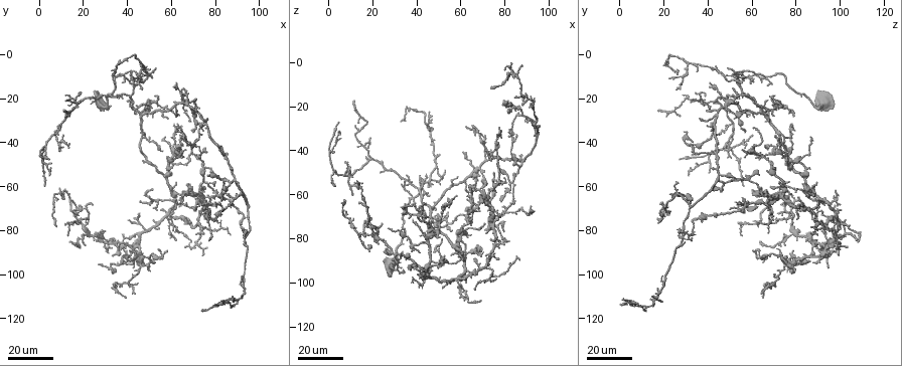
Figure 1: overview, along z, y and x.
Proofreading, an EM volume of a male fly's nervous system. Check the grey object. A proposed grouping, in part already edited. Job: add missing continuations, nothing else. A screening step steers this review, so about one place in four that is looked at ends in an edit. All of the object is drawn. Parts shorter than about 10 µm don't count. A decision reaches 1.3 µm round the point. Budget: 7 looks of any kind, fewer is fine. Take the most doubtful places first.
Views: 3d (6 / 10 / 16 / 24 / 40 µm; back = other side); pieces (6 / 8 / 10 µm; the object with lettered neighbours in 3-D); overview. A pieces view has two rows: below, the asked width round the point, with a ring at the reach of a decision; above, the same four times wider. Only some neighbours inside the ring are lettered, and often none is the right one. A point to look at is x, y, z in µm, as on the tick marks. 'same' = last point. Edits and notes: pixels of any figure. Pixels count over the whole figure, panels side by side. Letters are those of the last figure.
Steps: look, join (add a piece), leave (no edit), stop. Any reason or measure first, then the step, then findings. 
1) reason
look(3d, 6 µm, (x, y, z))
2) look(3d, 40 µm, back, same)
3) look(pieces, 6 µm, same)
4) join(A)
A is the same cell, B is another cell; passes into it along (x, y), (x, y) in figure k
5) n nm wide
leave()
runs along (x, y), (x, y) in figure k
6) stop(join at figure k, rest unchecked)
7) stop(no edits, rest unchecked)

free end
look(3d, 24 µm, (62, 84, 108))

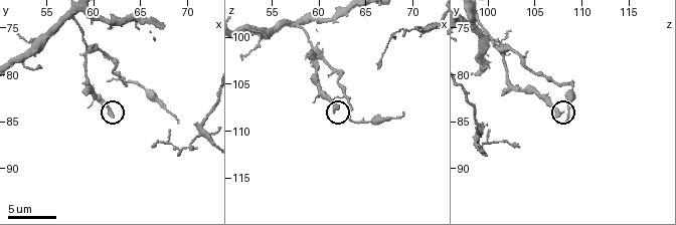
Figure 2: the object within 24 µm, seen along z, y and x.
look(pieces, 6 µm, (61.8, 84.4, 107.2))

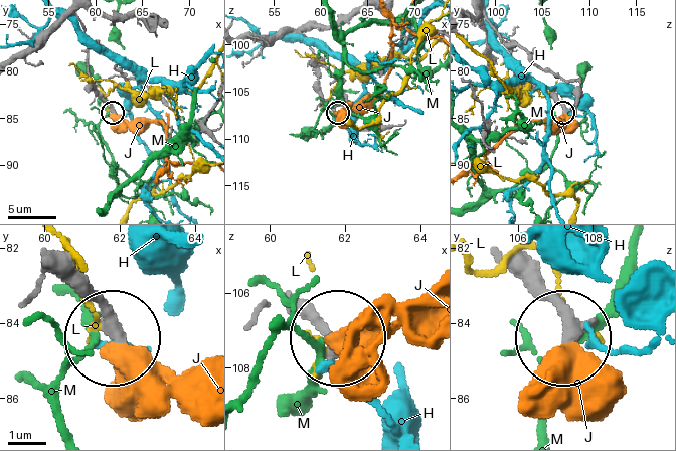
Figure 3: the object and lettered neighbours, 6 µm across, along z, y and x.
370 nm wide
leave()
H, J, L and M are other cells; runs along (512, 264), (557, 312), (560, 337) in figure 3; none of them fits

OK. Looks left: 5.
branch stops here
look(3d, 40 µm, (24, 68, 74))

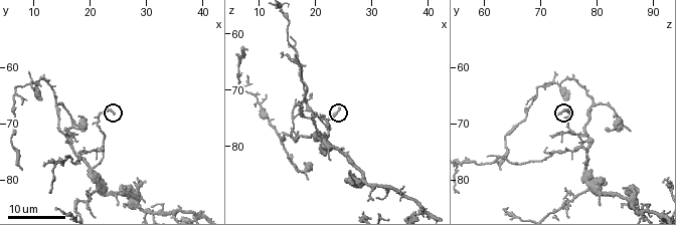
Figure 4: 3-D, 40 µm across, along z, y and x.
look(pieces, 10 µm, (24.0, 68.0, 73.5))

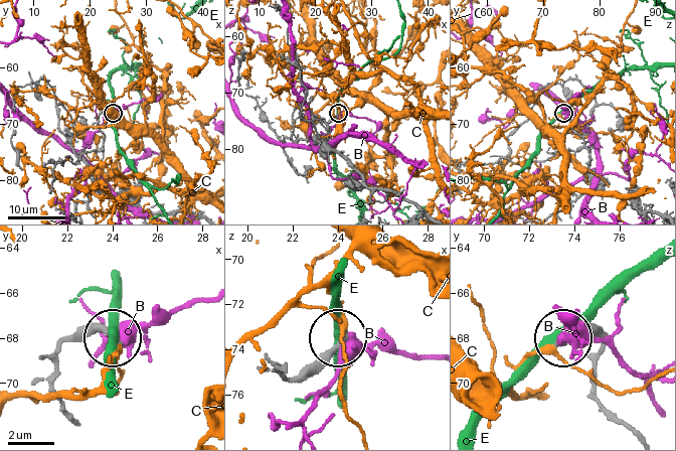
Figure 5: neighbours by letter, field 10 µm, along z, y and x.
230 nm wide
leave()
B, C and E are other cells; no lettered piece goes on from it

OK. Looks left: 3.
free end
look(3d, 24 µm, (68, 58, 83))

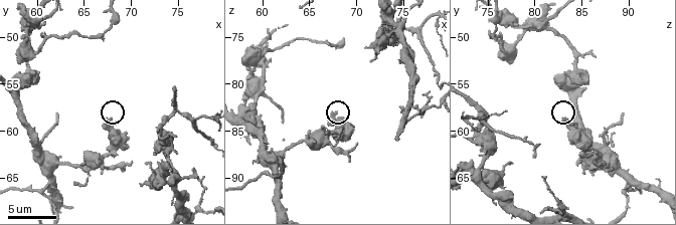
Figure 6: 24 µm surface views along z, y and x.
what lies round it
look(pieces, 8 µm, (67.6, 59.0, 83.2))

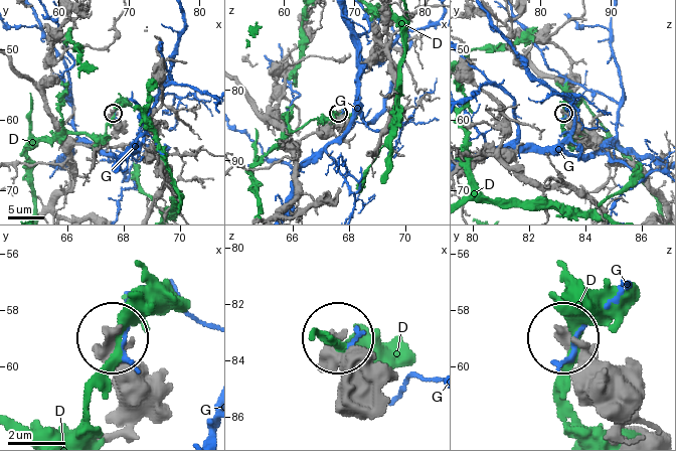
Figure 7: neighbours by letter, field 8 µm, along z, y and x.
leave()
D and G are other cells; runs along (117, 428), (119, 363), (112, 337) in figure 7; none of them fits

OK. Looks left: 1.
stop(no edits, rest unchecked)

